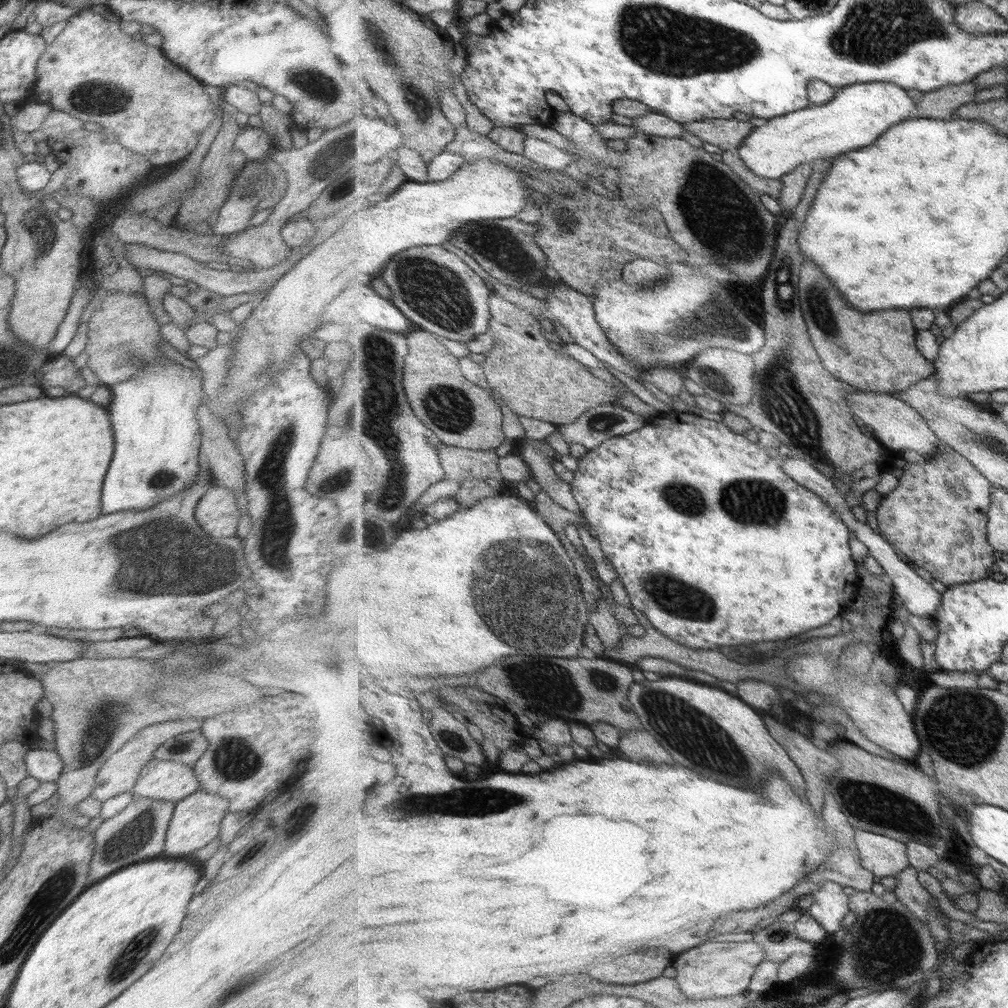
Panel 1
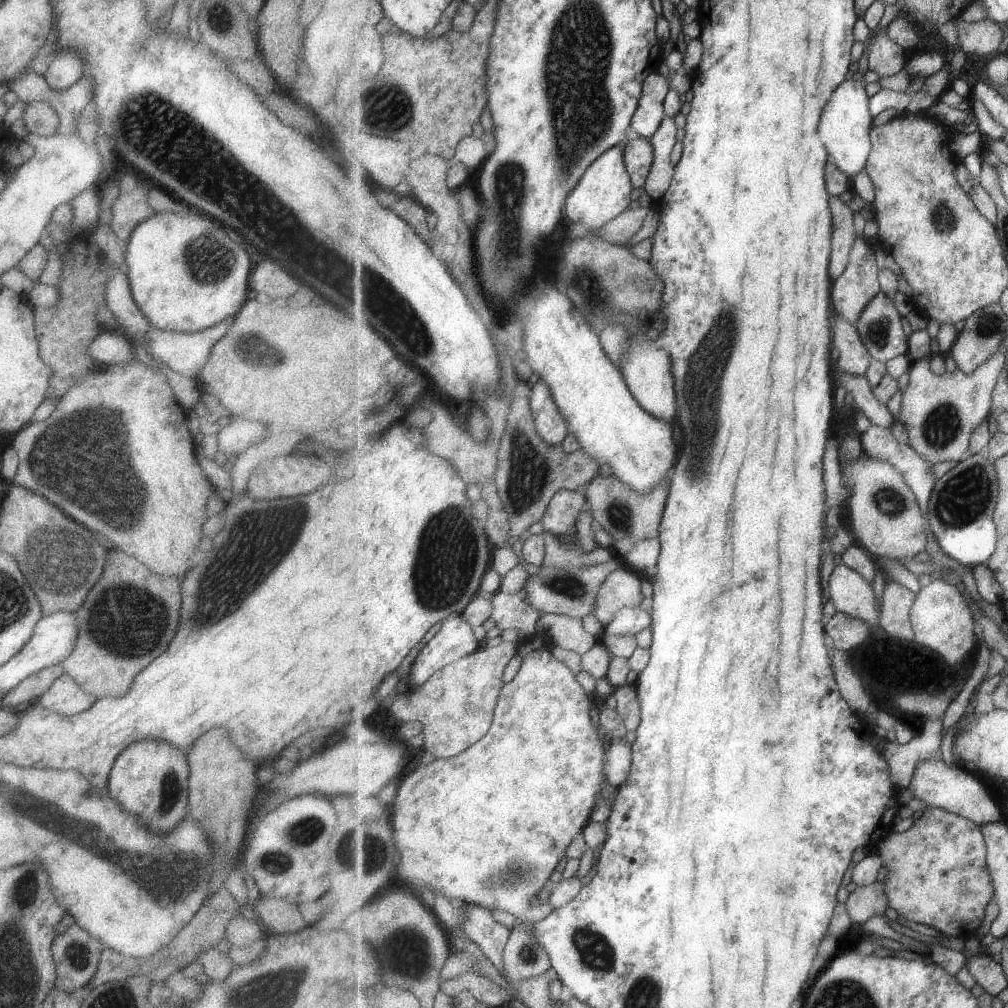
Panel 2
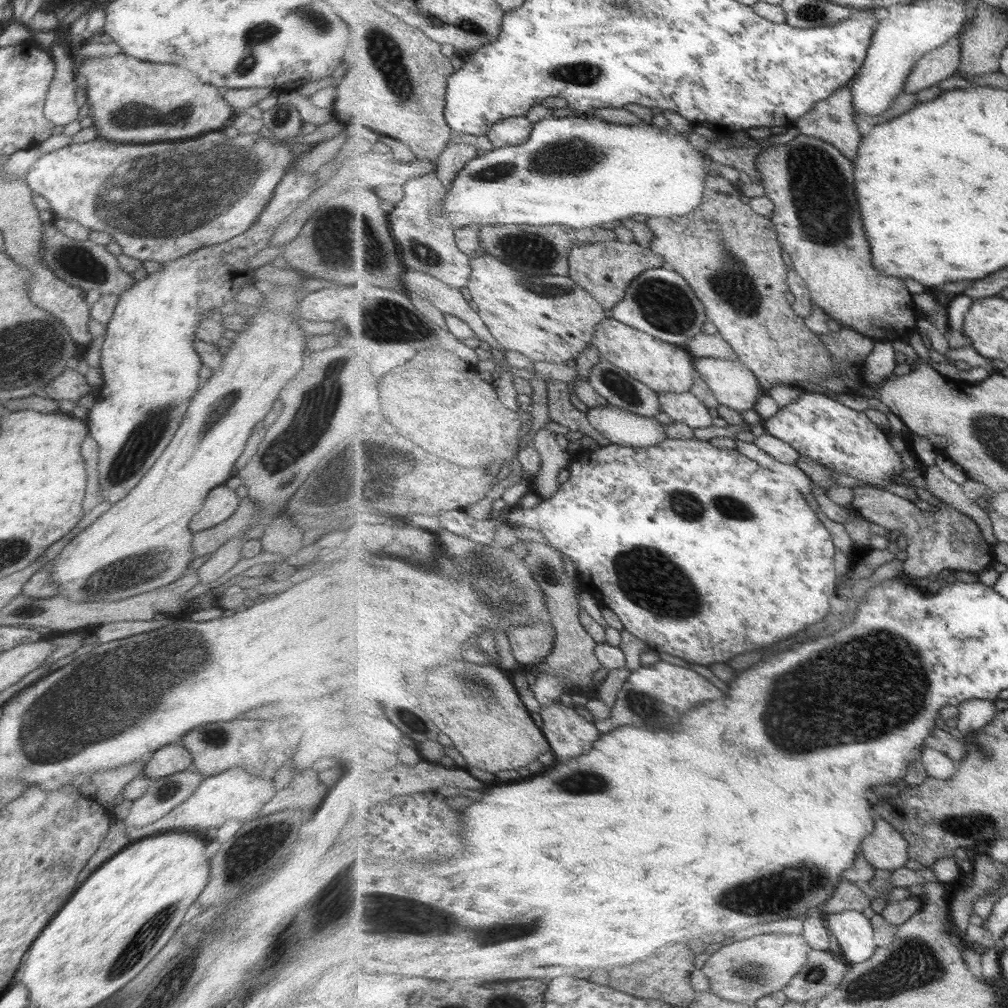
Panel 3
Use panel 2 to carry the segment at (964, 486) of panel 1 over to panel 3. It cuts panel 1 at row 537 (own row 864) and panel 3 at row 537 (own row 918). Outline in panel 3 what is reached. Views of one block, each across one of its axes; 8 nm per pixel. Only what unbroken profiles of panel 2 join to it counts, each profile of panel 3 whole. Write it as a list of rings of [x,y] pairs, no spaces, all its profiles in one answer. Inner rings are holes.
[[[872,485],[852,488],[852,506],[871,522],[908,539],[908,557],[903,562],[903,573],[909,578],[936,576],[941,570],[953,569],[979,574],[993,564],[993,545],[984,537],[980,526],[967,514],[943,502],[936,512],[920,510],[913,501],[895,496]]]

